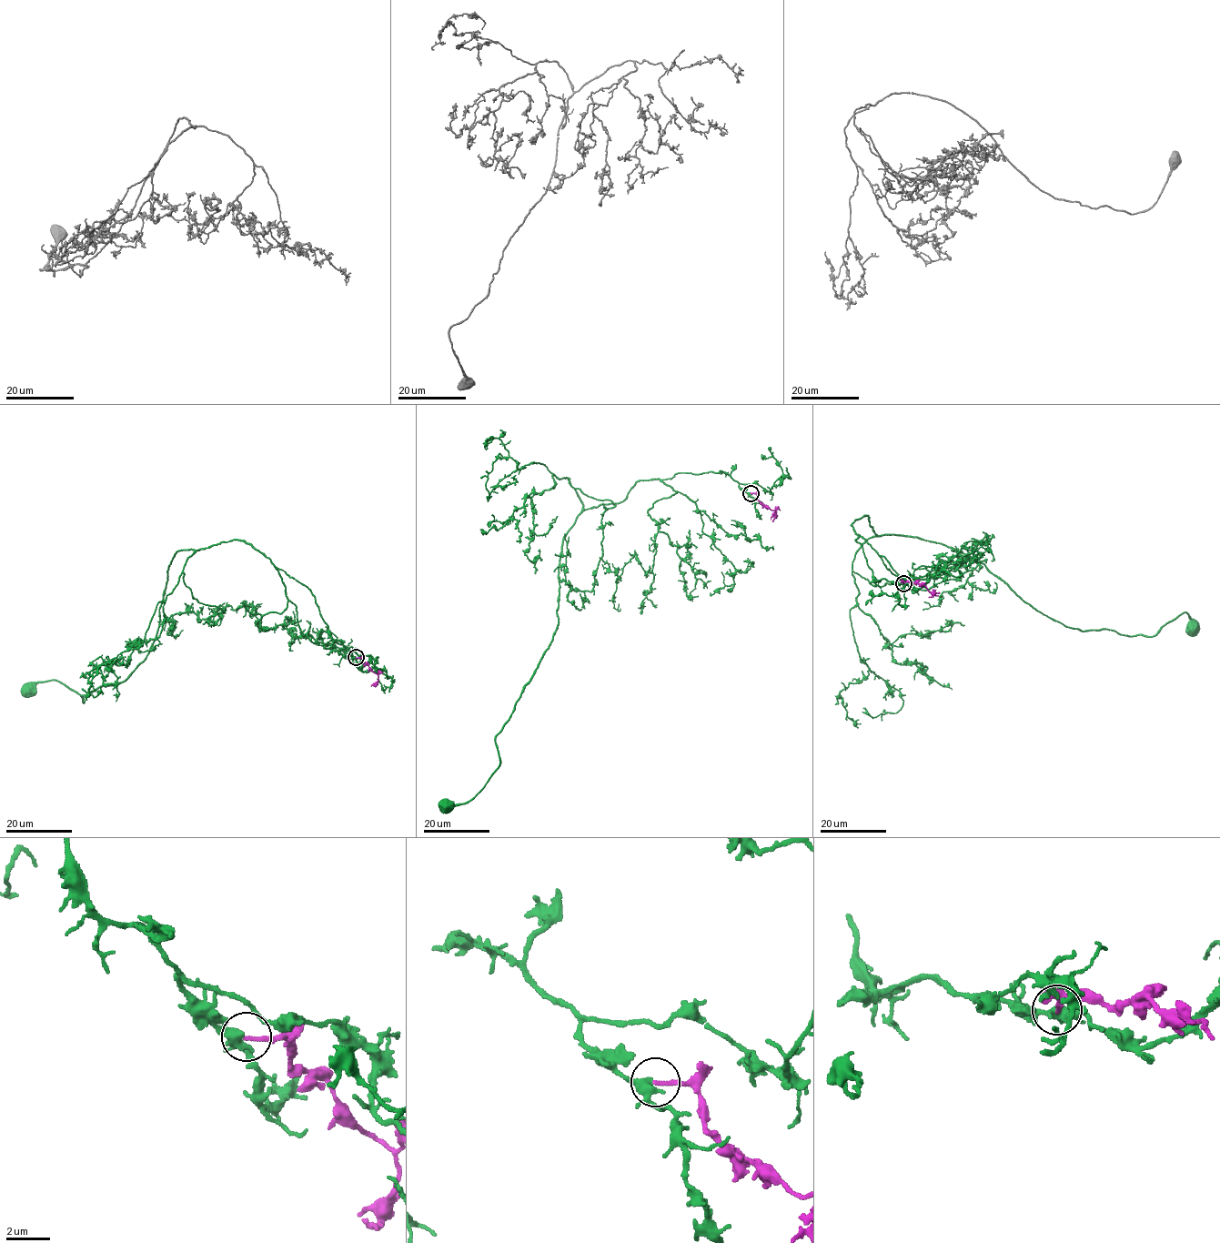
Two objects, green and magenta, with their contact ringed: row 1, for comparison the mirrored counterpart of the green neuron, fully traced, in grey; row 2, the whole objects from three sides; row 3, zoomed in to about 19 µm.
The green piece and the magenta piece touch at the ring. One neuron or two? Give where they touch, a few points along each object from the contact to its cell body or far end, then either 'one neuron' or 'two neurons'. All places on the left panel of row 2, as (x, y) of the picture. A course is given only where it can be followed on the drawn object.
place (356, 657); course green (355, 657), (306, 587), (238, 540), (176, 551), (156, 636), (127, 680), (84, 702), (54, 680), (27, 693); course magenta (356, 657), (362, 659), (376, 673), (377, 683), (372, 684); two neurons

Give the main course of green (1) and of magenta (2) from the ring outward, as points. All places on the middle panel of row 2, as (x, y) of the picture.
1: (750, 492), (722, 471), (682, 472), (579, 514), (559, 560), (558, 628), (495, 738), (499, 767), (445, 807)
2: (751, 492), (754, 493), (762, 503), (776, 510), (776, 517), (771, 521)

